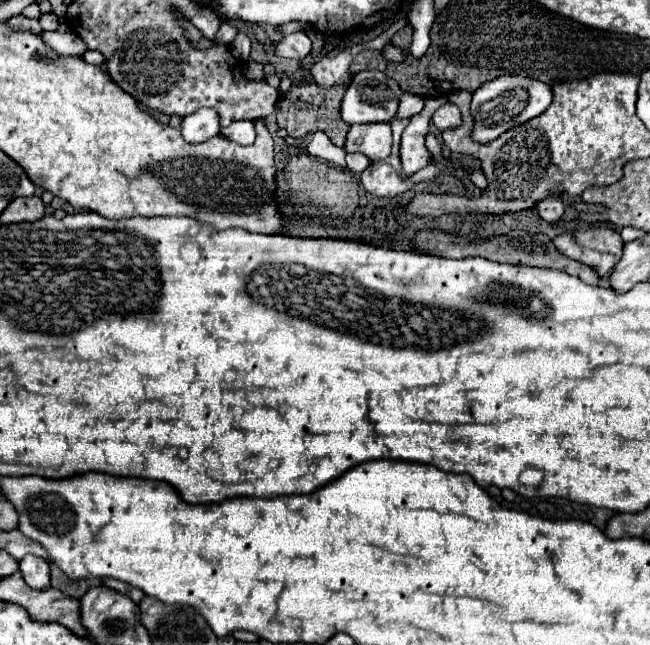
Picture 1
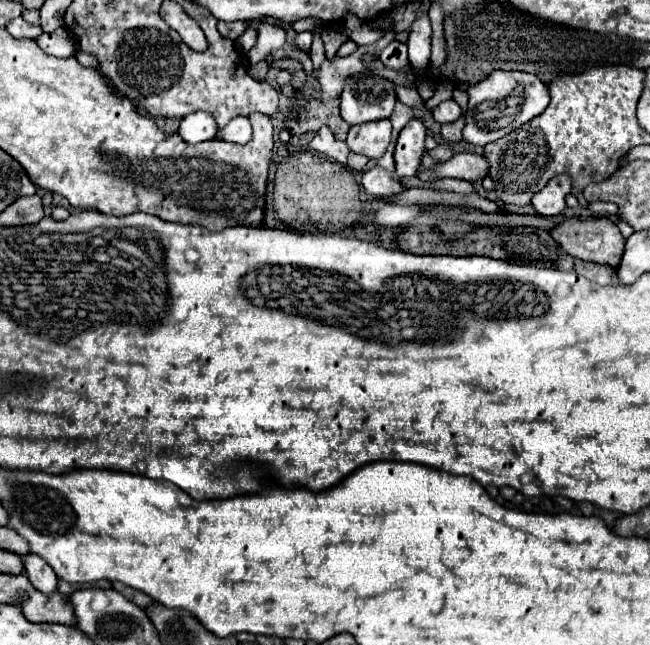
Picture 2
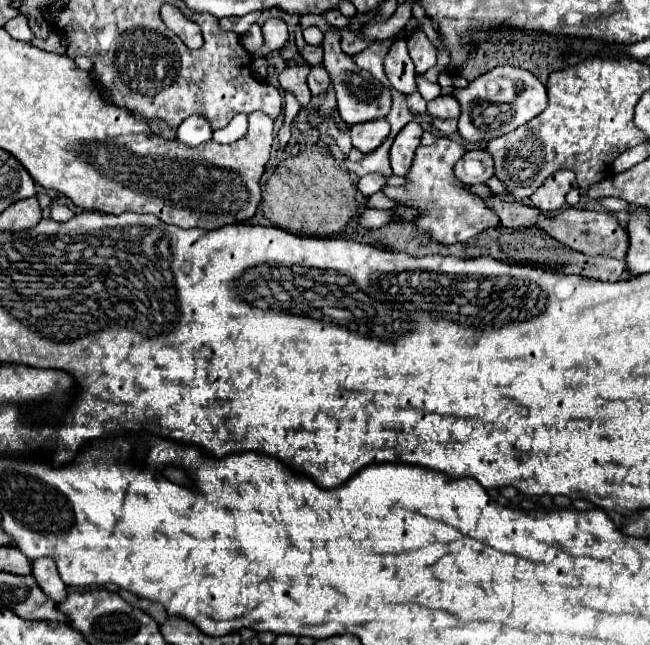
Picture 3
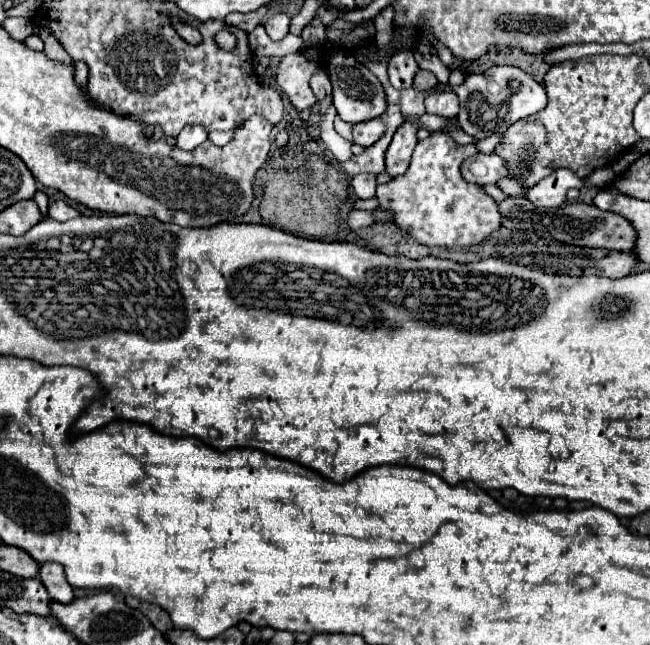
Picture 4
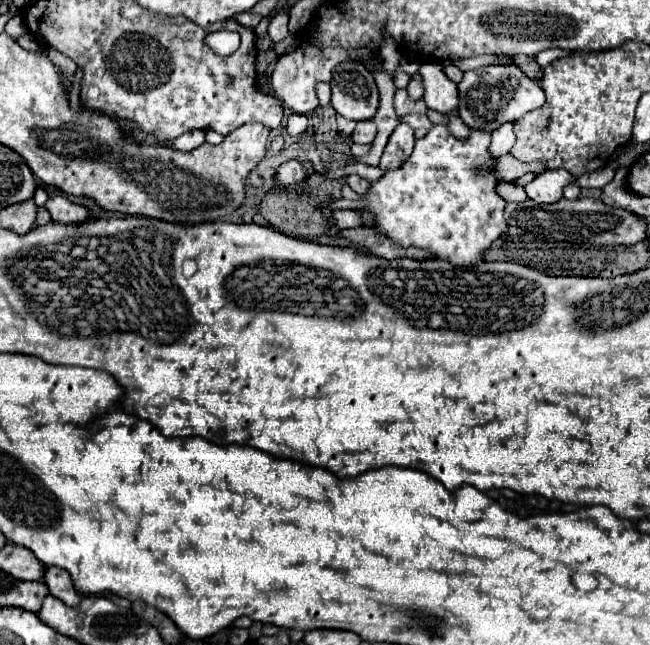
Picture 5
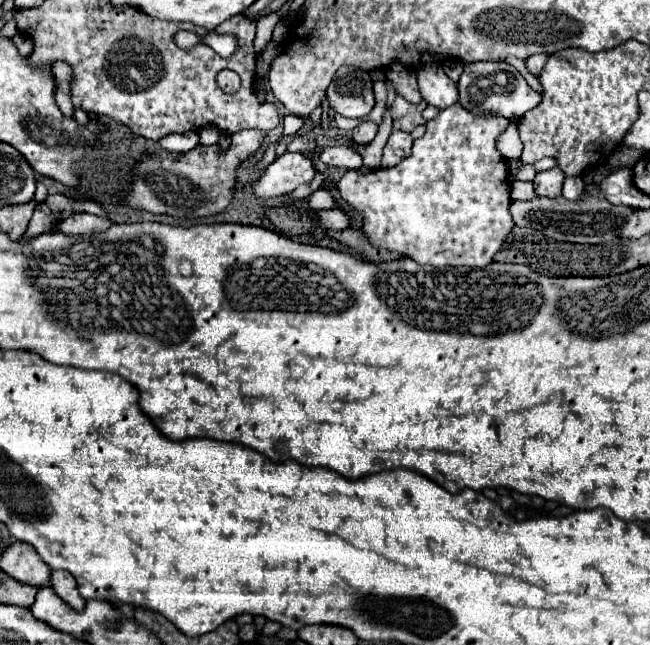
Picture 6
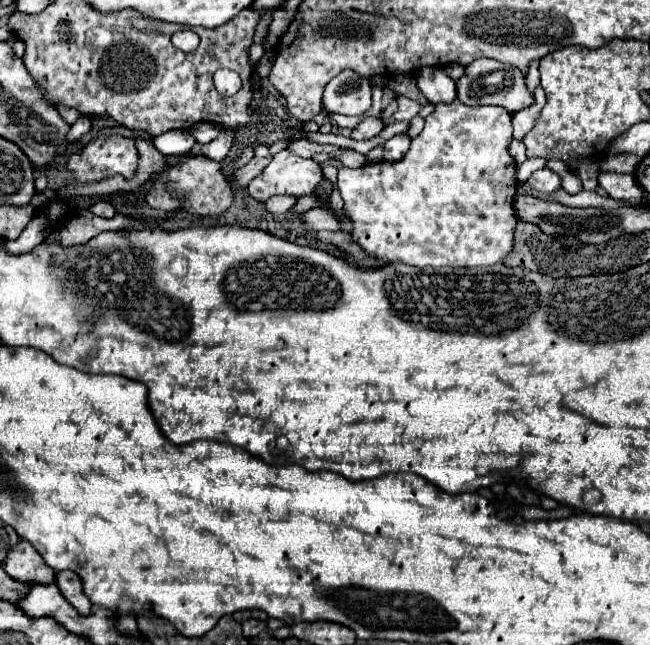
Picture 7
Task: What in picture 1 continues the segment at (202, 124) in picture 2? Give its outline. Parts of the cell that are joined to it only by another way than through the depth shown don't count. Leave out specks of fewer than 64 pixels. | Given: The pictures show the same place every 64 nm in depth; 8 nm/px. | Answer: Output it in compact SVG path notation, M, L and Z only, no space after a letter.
M200 108L198 112L182 118L182 136L188 142L204 142L220 134L218 114L212 108Z

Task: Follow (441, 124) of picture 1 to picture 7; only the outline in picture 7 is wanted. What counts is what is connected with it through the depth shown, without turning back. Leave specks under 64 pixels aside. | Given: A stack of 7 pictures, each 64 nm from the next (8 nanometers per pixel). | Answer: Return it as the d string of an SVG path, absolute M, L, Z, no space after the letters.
M422 68L418 74L420 92L432 102L452 102L456 100L456 82L444 74L442 68Z

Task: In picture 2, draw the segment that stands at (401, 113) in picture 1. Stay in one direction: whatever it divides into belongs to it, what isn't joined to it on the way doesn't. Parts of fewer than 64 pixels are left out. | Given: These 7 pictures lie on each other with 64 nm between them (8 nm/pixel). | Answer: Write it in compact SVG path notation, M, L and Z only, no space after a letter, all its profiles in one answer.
M396 86L396 96L404 102L404 104L408 104L410 108L414 108L414 106L420 106L418 102L422 100L420 98L420 94L418 94L418 90L414 88L414 86Z

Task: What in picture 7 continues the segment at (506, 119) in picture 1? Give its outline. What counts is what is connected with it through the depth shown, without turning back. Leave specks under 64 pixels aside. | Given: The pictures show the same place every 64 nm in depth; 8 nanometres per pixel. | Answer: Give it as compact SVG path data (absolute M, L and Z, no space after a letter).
M478 58L472 64L468 64L464 76L456 82L456 88L458 88L458 100L468 106L486 106L486 104L504 106L510 110L510 114L534 102L534 96L526 90L524 74L514 66L492 58Z

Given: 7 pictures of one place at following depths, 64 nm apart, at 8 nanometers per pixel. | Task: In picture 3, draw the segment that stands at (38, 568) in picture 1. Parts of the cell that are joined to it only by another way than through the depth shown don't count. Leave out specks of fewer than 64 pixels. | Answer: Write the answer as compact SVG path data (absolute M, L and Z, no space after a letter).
M48 558L34 560L32 574L34 574L38 586L44 590L44 594L48 594L56 602L64 600L64 596L68 594L68 588L60 580L60 574L56 572L56 562L54 560L48 560Z

